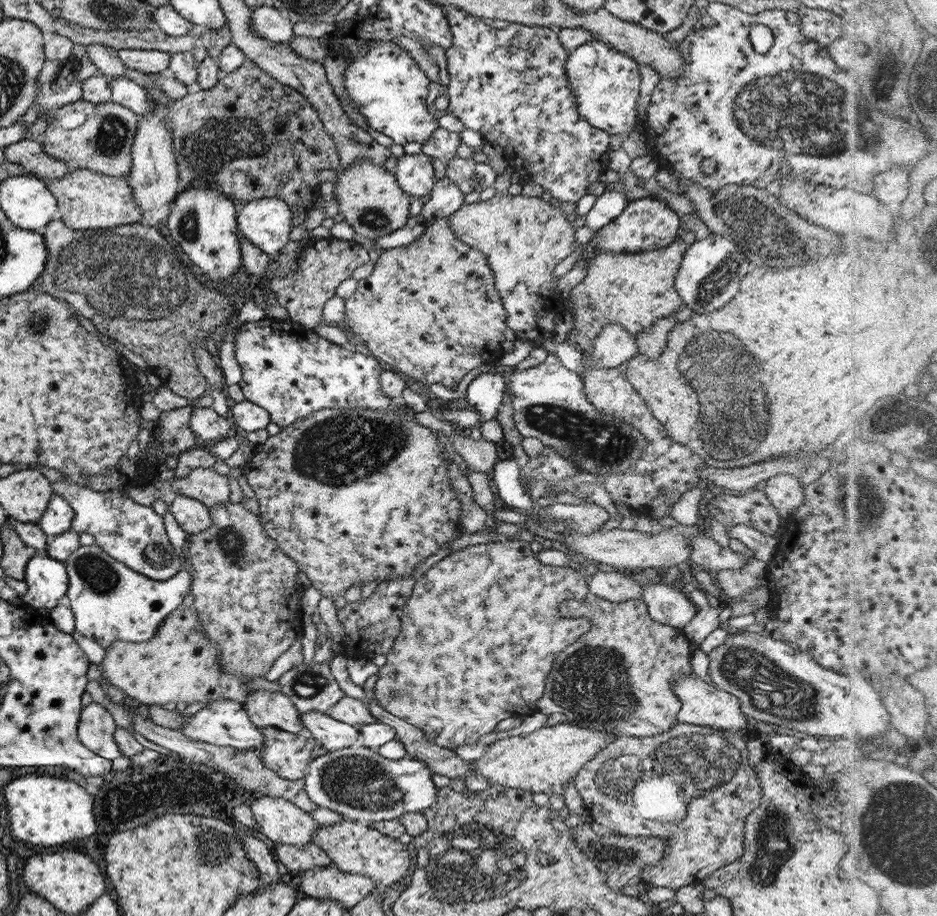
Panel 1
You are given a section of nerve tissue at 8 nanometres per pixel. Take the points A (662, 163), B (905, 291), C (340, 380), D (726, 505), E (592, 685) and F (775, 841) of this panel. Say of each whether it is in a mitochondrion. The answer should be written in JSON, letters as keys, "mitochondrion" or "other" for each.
{"A":"other","B":"other","C":"other","D":"other","E":"mitochondrion","F":"mitochondrion"}

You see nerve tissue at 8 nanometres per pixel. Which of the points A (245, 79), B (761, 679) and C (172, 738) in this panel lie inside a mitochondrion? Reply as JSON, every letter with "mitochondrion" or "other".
{"A":"other","B":"mitochondrion","C":"other"}

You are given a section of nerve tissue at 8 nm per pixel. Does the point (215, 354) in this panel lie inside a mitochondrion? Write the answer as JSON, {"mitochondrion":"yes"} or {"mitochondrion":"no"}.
{"mitochondrion":"no"}

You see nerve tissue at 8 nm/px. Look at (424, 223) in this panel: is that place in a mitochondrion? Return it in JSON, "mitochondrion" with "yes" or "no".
{"mitochondrion":"no"}

